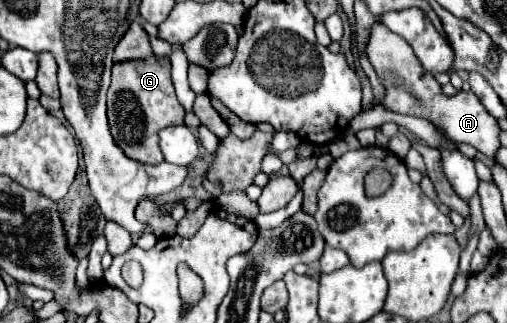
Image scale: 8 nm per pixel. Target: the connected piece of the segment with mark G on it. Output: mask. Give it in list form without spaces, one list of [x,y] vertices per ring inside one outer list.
[[[167,56],[147,60],[125,60],[113,64],[111,86],[107,92],[107,116],[111,134],[121,150],[143,164],[163,162],[157,132],[165,126],[183,124],[183,106],[179,104],[171,84],[171,64]]]

